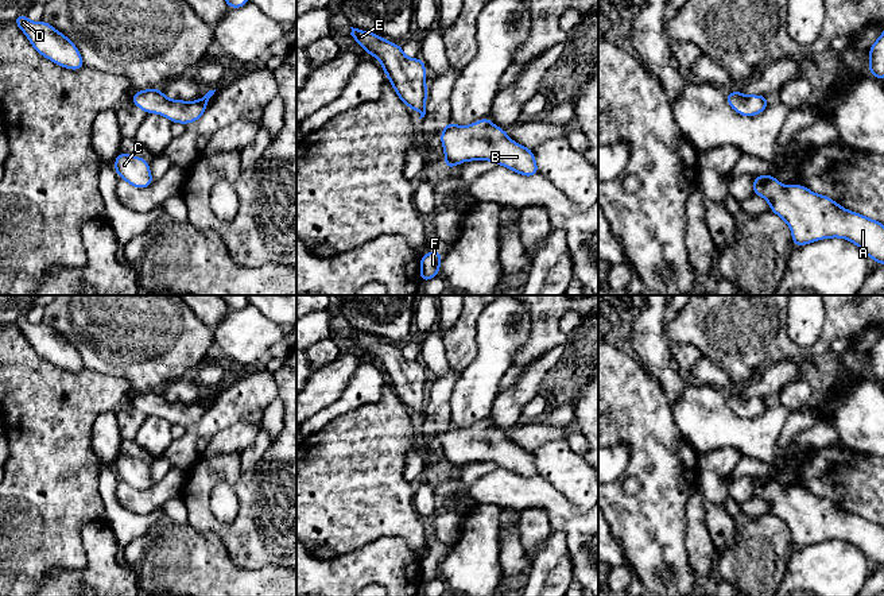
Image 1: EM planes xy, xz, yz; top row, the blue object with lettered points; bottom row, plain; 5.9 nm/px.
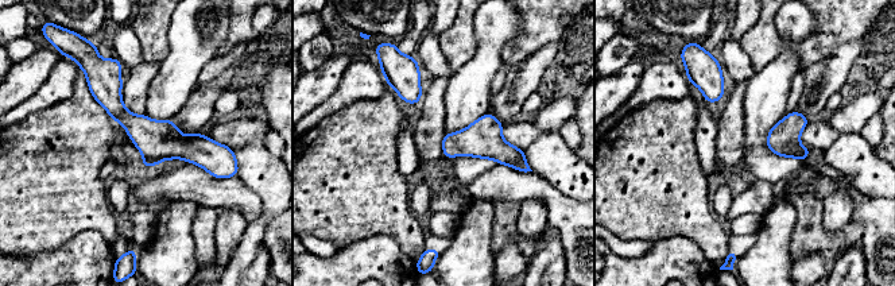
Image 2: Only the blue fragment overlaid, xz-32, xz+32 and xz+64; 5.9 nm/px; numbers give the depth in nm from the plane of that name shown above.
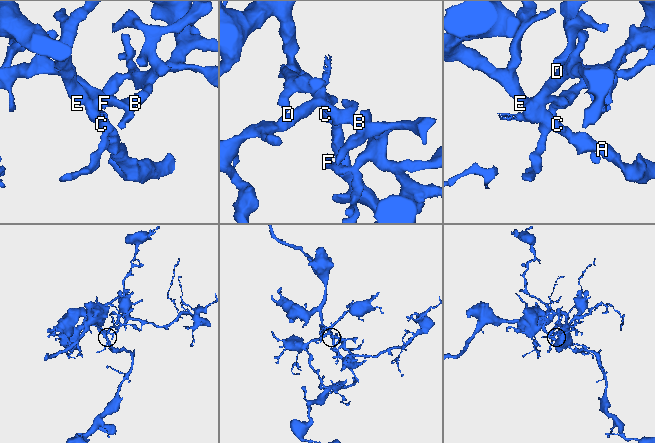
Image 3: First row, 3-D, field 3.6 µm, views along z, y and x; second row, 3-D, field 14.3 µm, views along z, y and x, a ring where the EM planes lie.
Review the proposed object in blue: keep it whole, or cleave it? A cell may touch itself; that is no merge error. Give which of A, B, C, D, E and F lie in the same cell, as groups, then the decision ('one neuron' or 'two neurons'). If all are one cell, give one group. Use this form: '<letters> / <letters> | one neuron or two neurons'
A B C D E F | one neuron

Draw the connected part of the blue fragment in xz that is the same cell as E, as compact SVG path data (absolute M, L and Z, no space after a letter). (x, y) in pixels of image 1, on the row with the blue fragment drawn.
M352 28L350 35L354 38L354 40L367 51L367 54L371 54L376 57L381 66L388 76L388 81L392 84L395 92L400 97L400 100L408 107L420 113L420 117L424 117L426 115L426 65L420 58L410 59L403 54L403 49L399 44L395 44L392 42L384 40L381 36L373 34L361 31L358 28Z

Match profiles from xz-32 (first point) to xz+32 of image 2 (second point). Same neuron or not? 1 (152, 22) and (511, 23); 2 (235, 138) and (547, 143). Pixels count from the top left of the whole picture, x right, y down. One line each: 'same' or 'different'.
1: different
2: different

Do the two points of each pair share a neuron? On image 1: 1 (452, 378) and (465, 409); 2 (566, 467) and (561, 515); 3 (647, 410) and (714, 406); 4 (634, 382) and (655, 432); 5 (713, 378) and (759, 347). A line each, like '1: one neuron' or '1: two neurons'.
1: two neurons
2: two neurons
3: two neurons
4: one neuron
5: two neurons

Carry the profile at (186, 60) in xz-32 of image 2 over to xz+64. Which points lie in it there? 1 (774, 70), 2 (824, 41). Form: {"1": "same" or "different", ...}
{"1": "same", "2": "different"}

